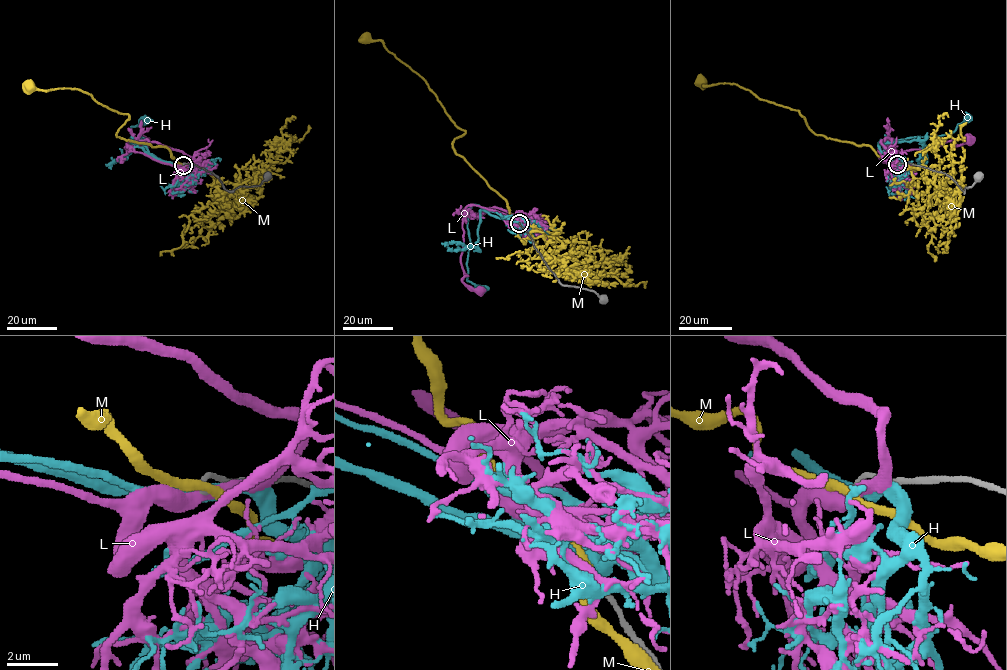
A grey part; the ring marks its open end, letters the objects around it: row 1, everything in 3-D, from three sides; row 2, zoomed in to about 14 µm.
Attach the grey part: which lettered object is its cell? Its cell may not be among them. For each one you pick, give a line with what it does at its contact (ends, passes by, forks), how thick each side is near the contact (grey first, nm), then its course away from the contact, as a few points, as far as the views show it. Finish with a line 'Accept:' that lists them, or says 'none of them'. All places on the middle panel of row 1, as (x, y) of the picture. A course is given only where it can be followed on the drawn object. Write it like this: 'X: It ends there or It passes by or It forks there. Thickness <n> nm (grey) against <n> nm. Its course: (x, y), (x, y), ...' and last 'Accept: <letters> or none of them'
Accept: none of them

